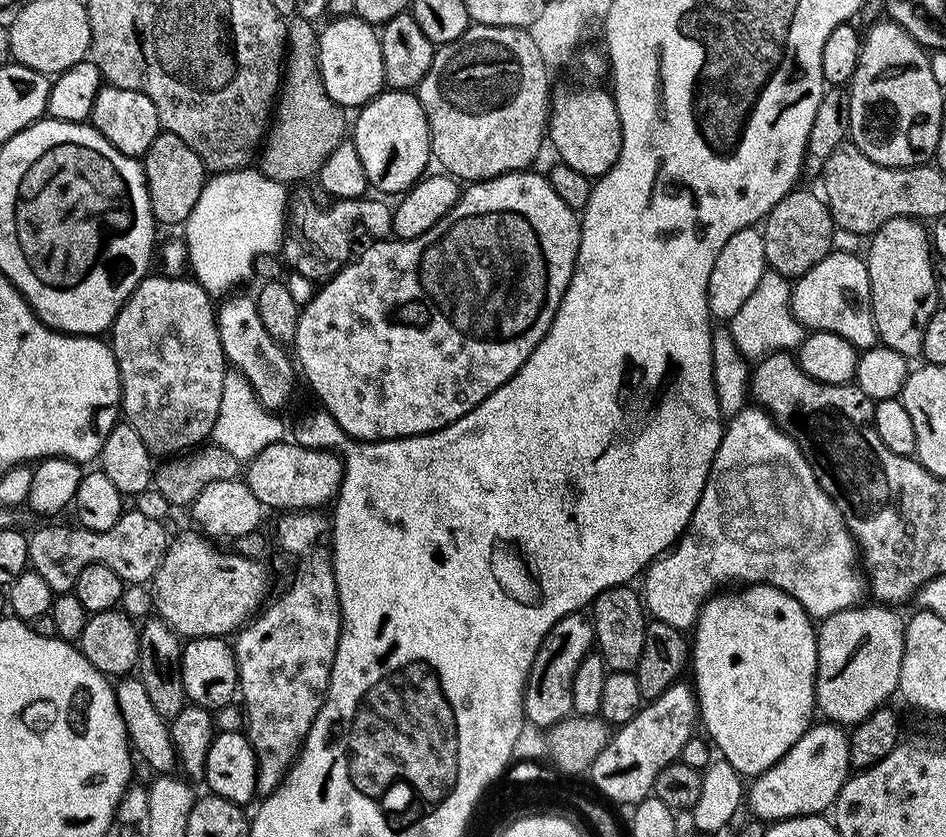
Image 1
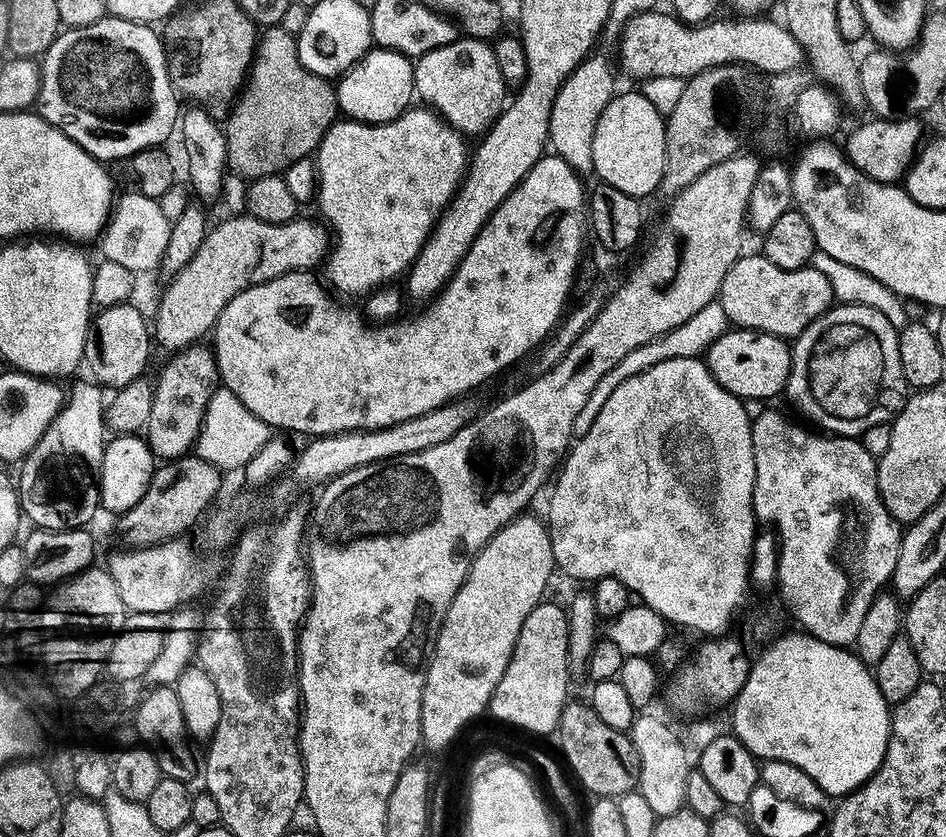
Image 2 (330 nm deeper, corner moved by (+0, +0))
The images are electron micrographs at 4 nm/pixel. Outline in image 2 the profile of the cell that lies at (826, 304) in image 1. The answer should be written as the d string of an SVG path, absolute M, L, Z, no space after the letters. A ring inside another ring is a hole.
M762 254L741 255L730 266L718 297L729 321L744 330L769 332L771 336L789 338L804 332L819 316L833 307L832 283L815 266L782 270Z

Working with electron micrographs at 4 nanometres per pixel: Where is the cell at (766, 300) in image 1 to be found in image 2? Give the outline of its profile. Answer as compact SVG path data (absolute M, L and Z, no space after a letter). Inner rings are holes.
M715 299L706 306L702 306L702 310L698 310L698 314L694 314L694 318L690 318L682 326L670 330L656 340L651 340L634 350L630 350L630 354L626 354L626 358L622 358L622 362L618 362L612 367L604 375L602 382L598 382L598 386L594 386L586 406L582 406L582 414L578 414L576 419L575 435L581 437L586 434L586 430L590 430L592 420L598 418L598 410L602 410L606 398L610 398L610 394L614 394L614 390L618 390L618 386L622 386L622 382L626 378L636 376L640 372L646 371L650 366L654 366L658 362L666 362L670 358L678 358L679 356L699 357L701 354L707 353L709 346L729 331L729 328L730 321L726 310L722 310L719 299Z

